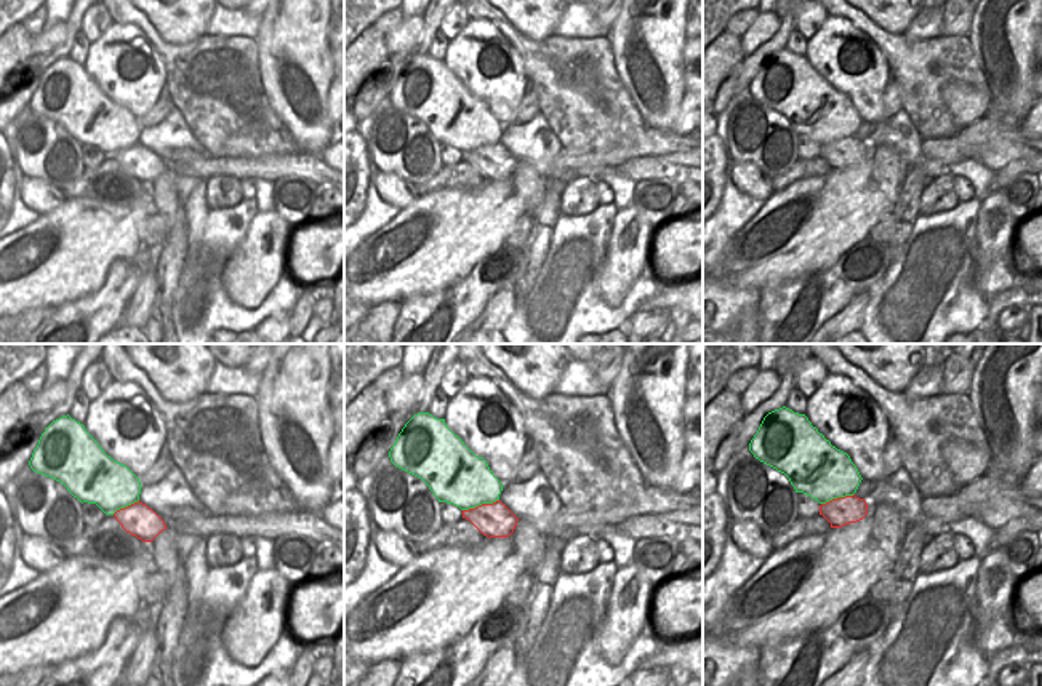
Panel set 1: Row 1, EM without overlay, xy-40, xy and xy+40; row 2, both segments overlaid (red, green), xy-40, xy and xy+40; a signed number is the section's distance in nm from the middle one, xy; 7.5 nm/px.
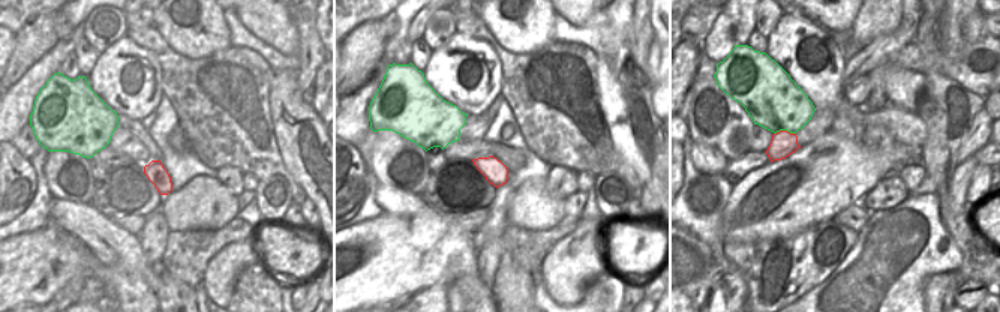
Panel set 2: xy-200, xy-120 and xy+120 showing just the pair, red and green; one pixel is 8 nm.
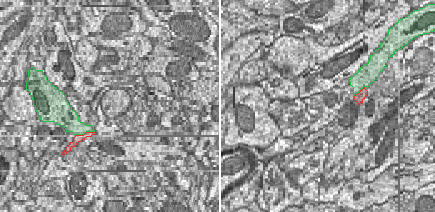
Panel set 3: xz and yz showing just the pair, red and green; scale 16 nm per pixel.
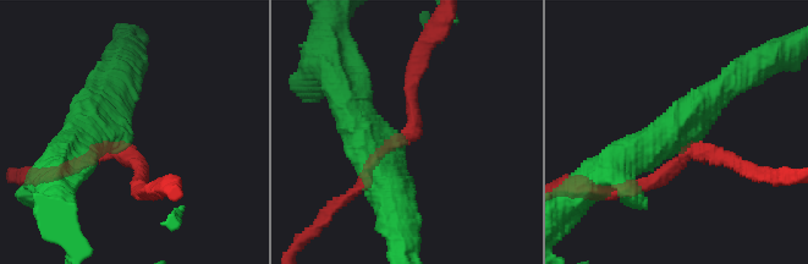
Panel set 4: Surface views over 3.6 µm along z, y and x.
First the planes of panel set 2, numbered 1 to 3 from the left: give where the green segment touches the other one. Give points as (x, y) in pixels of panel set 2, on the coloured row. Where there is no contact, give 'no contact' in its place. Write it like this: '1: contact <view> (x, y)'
1: no contact
2: no contact
3: contact xy+120 (784, 131)

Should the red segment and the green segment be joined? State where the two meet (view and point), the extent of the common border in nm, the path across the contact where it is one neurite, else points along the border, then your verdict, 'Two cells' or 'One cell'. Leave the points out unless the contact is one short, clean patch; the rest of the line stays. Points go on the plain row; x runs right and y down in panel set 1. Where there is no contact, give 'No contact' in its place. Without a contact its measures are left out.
Touches red at xy (482, 146). Shared border 280 nm. Boundary: xy (498, 141), (463, 152). Two cells.

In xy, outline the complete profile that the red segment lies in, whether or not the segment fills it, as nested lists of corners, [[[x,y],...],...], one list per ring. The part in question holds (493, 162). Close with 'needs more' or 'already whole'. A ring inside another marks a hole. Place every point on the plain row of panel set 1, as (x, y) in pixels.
[[[501,142],[463,152],[463,160],[469,162],[488,181],[509,179],[519,163]]] | already whole

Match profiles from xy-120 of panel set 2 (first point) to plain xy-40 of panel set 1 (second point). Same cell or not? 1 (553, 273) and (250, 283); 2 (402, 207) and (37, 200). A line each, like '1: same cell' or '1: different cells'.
1: same cell
2: same cell

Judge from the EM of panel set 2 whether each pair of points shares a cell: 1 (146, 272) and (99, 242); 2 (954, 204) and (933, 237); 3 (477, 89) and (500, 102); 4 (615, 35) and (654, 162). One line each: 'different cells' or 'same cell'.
1: same cell
2: different cells
3: different cells
4: different cells

